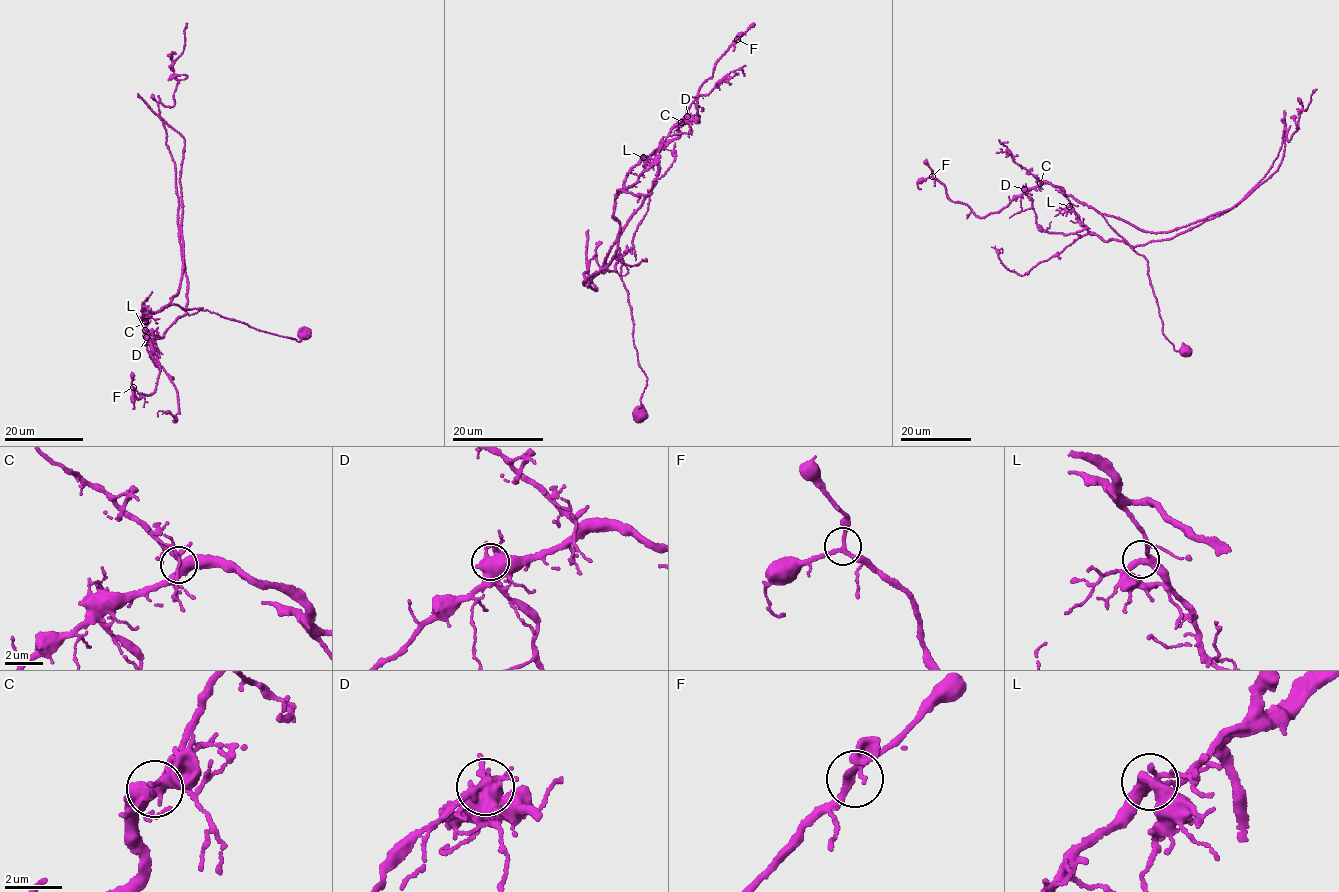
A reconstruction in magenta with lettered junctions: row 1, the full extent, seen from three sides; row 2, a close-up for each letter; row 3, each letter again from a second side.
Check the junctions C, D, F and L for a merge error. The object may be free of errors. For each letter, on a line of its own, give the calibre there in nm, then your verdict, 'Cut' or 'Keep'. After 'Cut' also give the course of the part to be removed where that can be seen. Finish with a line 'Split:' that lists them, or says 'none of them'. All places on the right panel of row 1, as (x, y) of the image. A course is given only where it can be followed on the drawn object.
C: Thickness 400 nm. Keep
D: Thickness 480 nm. Cut. Course of the part to remove: (1024, 189), (1047, 182), (1144, 231), (1176, 230), (1234, 206), (1277, 170), (1285, 146), (1284, 110)
F: Thickness 200 nm. Keep
L: Thickness 320 nm. Keep
Split: D

